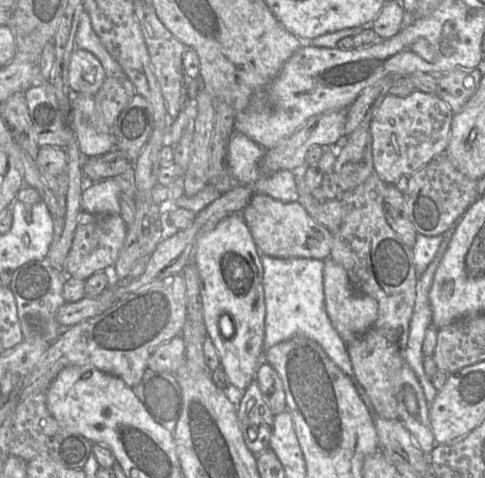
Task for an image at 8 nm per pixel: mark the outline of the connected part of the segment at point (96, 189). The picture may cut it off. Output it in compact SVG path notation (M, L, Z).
M115 178L88 183L82 191L81 208L91 214L120 215L121 192Z

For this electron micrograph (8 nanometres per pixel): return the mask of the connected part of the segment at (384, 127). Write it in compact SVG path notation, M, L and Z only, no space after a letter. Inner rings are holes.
M415 90L405 98L387 95L376 110L370 123L374 172L386 184L395 185L401 176L410 177L437 155L446 151L454 113L436 94Z

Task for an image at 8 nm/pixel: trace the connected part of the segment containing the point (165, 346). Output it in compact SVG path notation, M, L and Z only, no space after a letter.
M178 335L156 347L148 359L147 368L156 372L175 373L185 363L185 343L183 337Z

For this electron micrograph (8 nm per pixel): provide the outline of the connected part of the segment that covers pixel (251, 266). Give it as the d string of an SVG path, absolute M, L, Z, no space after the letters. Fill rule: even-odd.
M233 214L221 220L216 227L202 235L196 242L193 262L199 274L199 288L202 299L205 332L213 342L228 383L244 391L254 380L256 370L262 361L265 299L263 289L263 267L259 249L242 214ZM223 314L229 314L234 322L234 334L225 338L219 329L219 319Z

